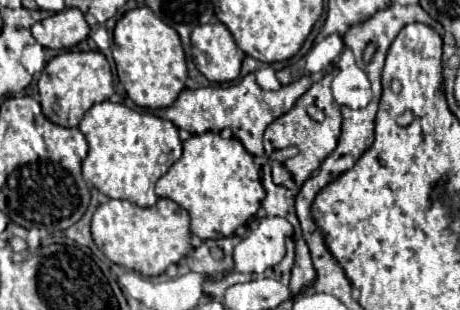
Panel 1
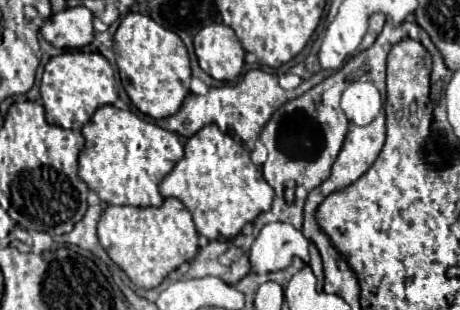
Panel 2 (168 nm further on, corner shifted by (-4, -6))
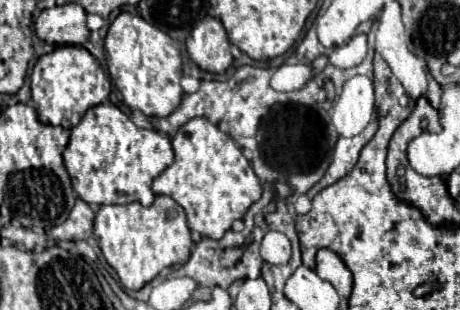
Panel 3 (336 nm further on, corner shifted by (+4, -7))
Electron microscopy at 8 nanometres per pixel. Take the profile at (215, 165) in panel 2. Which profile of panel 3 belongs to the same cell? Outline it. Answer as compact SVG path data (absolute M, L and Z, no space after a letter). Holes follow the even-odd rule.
M204 117L190 119L170 141L176 159L154 179L152 191L156 195L168 195L180 203L186 211L190 229L198 231L202 237L222 239L232 223L242 219L250 205L262 197L262 185L256 173L232 137Z

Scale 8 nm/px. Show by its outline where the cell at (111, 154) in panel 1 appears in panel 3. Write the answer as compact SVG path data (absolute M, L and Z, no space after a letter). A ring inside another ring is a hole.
M96 105L72 127L70 143L64 151L64 165L72 177L72 187L80 199L94 205L122 205L138 201L150 207L154 201L152 181L174 161L174 149L166 135L142 129L130 121L116 105Z

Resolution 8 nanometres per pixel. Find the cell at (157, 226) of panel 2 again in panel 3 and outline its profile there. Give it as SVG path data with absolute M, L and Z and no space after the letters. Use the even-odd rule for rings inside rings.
M158 195L150 207L142 207L140 203L102 205L96 213L96 219L94 219L94 239L98 241L108 265L118 273L120 283L128 291L142 289L146 283L150 283L156 275L159 275L166 268L184 265L192 251L192 239L190 239L190 229L186 225L184 209L168 195Z

